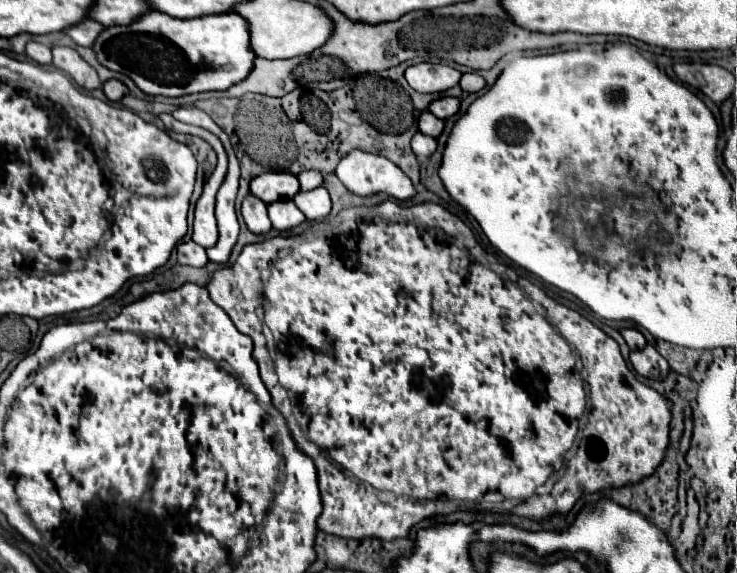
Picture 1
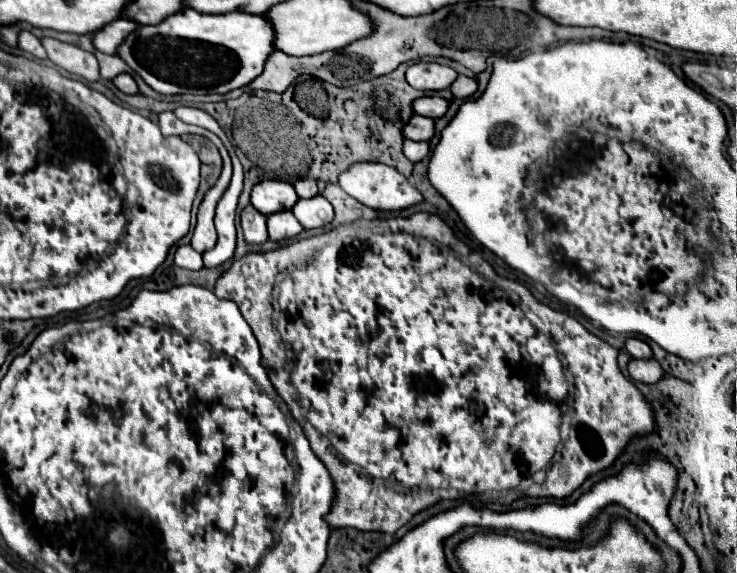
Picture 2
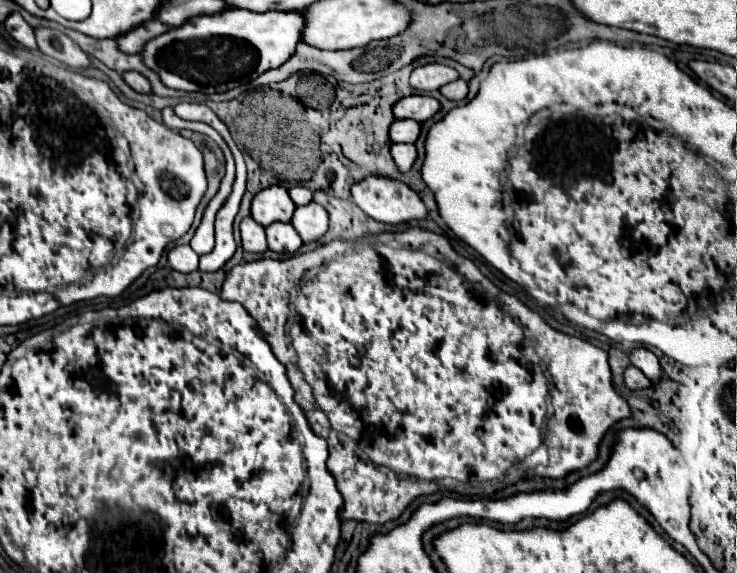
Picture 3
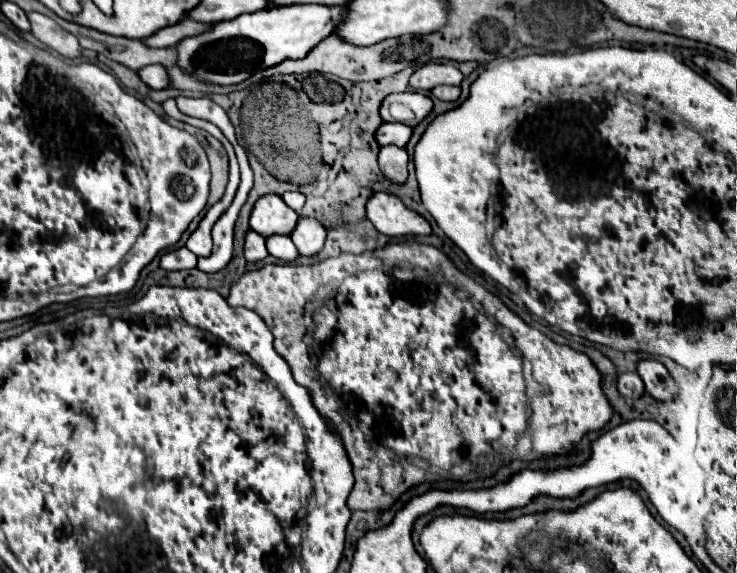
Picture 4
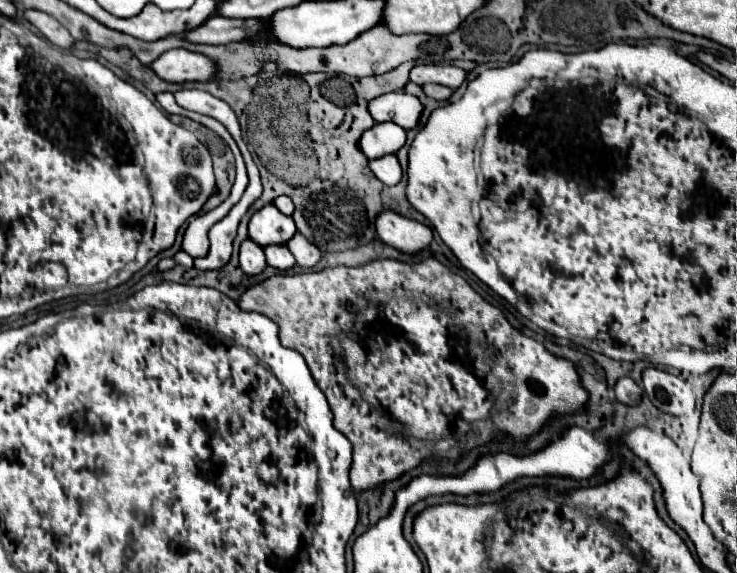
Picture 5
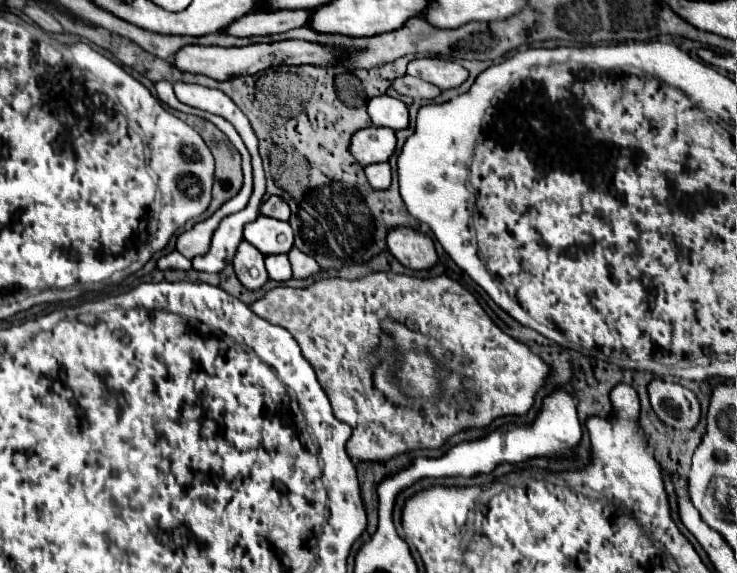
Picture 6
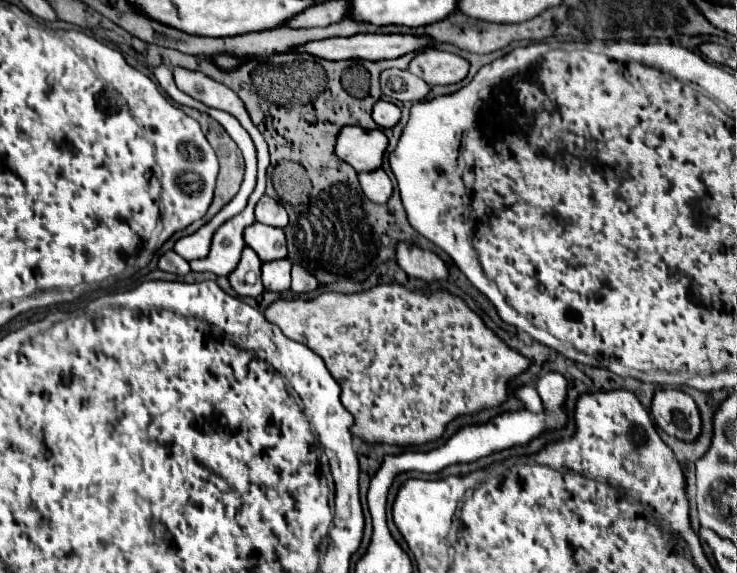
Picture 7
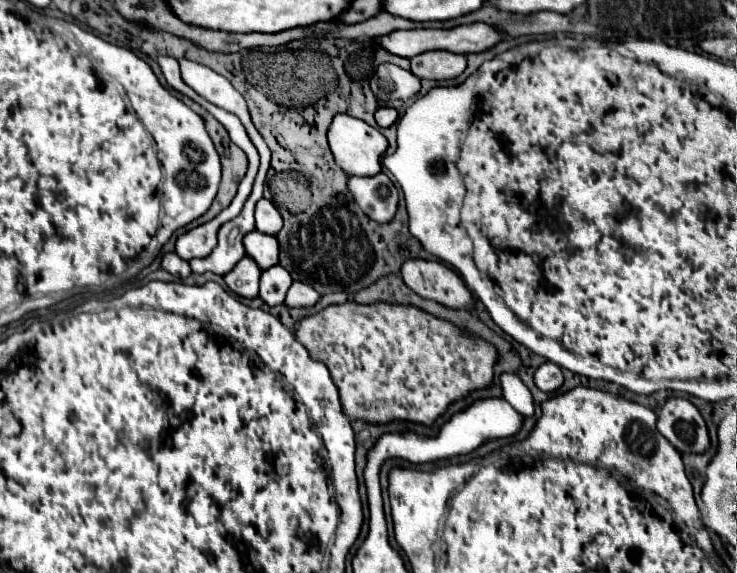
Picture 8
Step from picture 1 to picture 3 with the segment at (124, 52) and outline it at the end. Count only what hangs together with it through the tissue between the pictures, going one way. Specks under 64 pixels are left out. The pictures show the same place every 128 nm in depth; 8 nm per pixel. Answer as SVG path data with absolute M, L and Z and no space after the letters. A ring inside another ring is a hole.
M226 8L216 14L200 14L162 36L148 40L140 52L142 62L160 76L160 82L186 92L226 92L248 84L270 68L280 68L300 44L304 20L298 12L248 12Z

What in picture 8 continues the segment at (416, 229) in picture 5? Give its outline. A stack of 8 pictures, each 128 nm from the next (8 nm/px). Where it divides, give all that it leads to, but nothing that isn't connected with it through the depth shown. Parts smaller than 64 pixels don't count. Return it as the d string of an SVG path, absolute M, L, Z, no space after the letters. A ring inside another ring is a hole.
M406 260L400 270L406 286L418 292L422 298L438 300L448 308L474 310L474 298L462 278L442 262L430 260Z

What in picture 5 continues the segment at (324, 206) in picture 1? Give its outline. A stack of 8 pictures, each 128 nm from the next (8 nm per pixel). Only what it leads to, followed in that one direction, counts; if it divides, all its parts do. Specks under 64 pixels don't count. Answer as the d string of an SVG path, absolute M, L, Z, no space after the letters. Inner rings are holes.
M296 232L290 240L288 240L288 248L296 258L296 264L302 268L312 268L318 264L318 260L322 258L322 252L316 244L312 244L306 236L302 236L300 232Z

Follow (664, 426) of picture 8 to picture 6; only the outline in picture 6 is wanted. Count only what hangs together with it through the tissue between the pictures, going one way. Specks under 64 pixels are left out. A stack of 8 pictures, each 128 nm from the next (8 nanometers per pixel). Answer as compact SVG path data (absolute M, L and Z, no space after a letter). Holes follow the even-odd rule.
M654 378L648 384L648 394L654 412L664 424L676 430L694 428L698 424L700 404L692 390L684 388L678 382Z

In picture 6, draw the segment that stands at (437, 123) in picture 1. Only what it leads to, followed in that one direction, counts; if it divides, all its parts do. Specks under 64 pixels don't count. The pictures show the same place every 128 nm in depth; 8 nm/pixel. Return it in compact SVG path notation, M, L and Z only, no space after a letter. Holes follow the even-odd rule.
M362 128L352 136L350 152L354 152L354 158L362 164L374 164L374 162L388 162L388 158L396 150L396 132L390 128Z

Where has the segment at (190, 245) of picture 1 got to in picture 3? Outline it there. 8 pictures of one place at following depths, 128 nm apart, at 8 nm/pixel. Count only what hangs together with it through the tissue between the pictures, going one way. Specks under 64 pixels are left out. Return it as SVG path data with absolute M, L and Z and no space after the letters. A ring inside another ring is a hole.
M176 246L174 250L170 250L168 262L174 270L184 274L198 270L198 254L190 246Z

